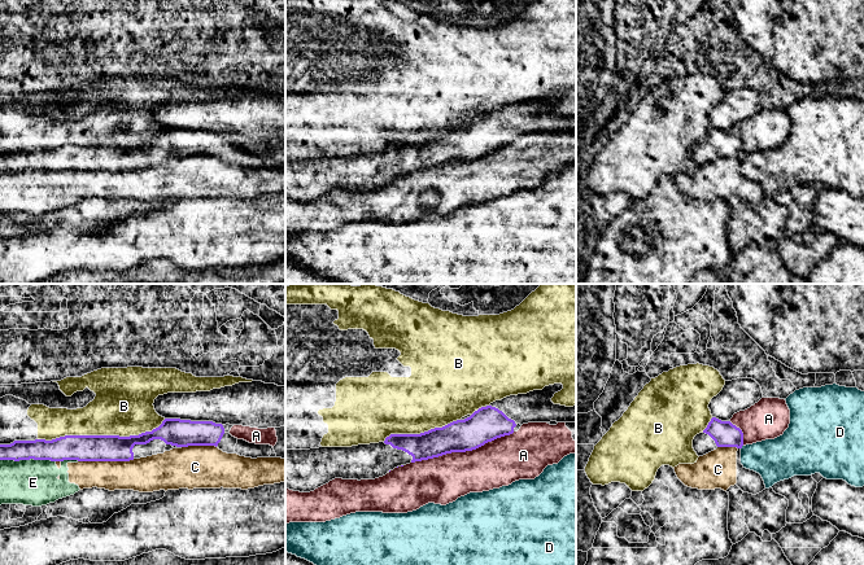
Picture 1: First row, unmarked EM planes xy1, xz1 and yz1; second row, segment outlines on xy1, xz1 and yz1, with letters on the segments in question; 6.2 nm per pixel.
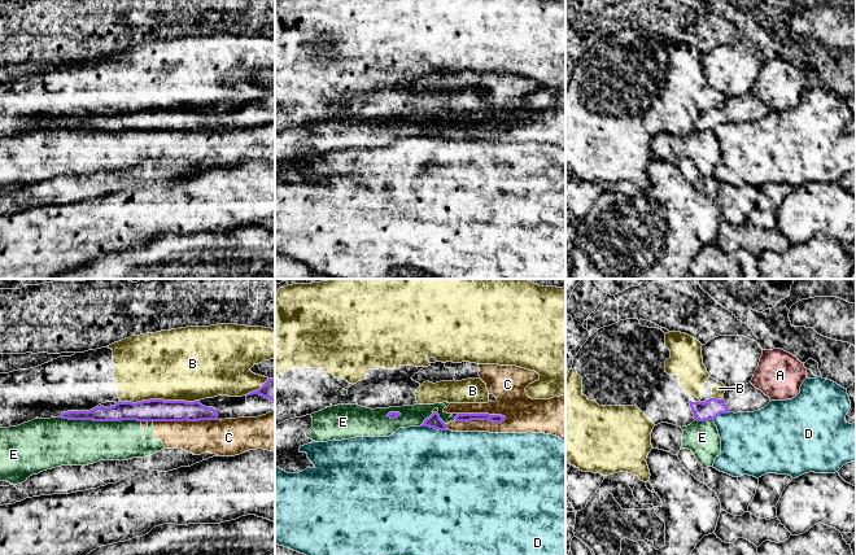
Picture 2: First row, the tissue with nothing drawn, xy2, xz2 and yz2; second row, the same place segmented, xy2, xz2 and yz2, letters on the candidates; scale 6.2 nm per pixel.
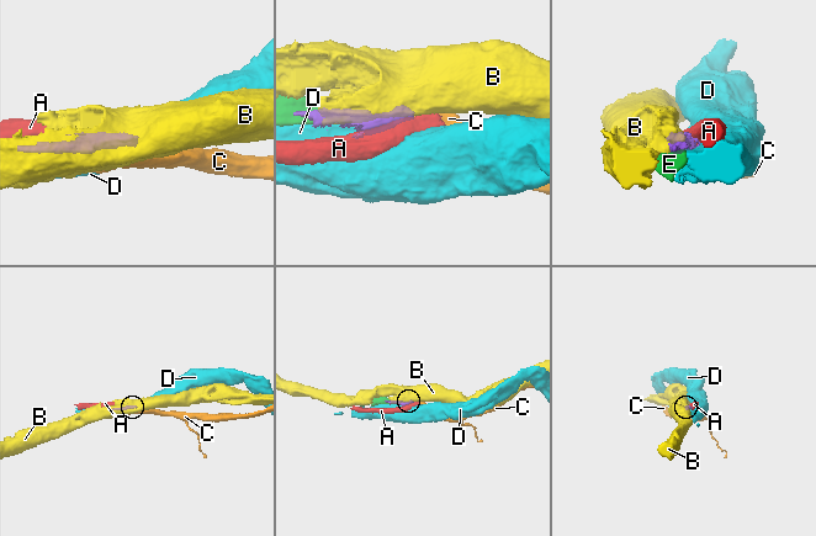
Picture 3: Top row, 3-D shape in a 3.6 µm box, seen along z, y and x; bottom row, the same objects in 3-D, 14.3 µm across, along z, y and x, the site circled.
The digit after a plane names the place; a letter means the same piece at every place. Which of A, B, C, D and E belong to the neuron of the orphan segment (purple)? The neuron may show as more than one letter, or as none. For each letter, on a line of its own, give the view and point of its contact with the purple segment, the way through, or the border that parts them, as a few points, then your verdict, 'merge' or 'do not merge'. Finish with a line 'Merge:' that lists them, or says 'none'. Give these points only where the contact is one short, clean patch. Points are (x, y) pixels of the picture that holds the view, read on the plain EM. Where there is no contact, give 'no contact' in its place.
A: meets purple in xz1 at (462, 161); do not merge
B: meets purple in xy1 at (101, 145); do not merge
C: meets purple in xz2 at (480, 129); do not merge
D: meets purple in xz2 at (435, 138); do not merge
E: meets purple in xy2 at (100, 130); do not merge
Merge: none

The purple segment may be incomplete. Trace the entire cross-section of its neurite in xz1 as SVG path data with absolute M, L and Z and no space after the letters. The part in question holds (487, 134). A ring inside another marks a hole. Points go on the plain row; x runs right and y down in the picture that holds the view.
M562 93L545 96L527 104L510 105L481 117L472 124L420 144L390 144L384 152L352 157L319 157L310 159L285 159L285 197L310 202L335 188L375 189L398 176L438 167L451 162L476 159L497 148L510 145L514 137L528 132L576 132L576 115L554 114L551 108L563 98Z

